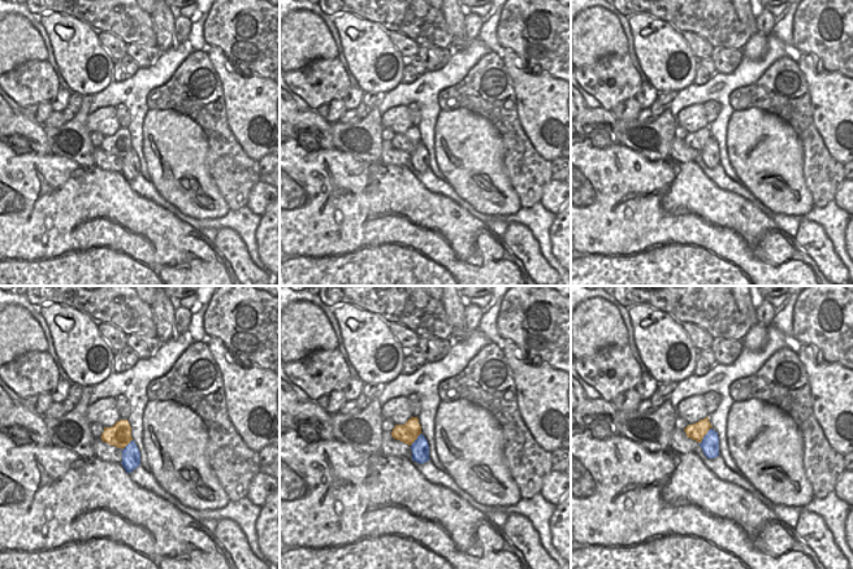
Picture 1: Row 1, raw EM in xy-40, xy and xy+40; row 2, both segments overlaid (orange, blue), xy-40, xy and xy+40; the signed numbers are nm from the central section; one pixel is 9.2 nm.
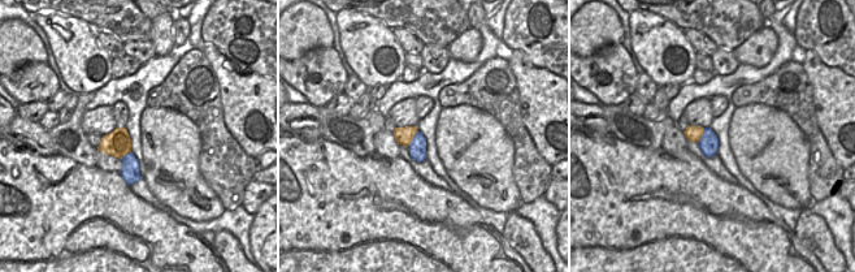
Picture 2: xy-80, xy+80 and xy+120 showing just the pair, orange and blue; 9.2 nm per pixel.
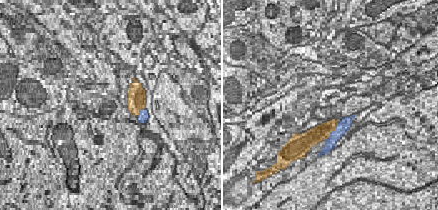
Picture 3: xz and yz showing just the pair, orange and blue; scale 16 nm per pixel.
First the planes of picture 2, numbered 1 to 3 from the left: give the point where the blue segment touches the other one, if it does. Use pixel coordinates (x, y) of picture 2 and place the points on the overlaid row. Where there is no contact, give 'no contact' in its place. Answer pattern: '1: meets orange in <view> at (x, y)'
1: meets orange in xy-80 at (126, 152)
2: meets orange in xy+80 at (412, 138)
3: meets orange in xy+120 at (701, 136)

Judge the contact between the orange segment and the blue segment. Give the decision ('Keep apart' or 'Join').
Keep apart.

